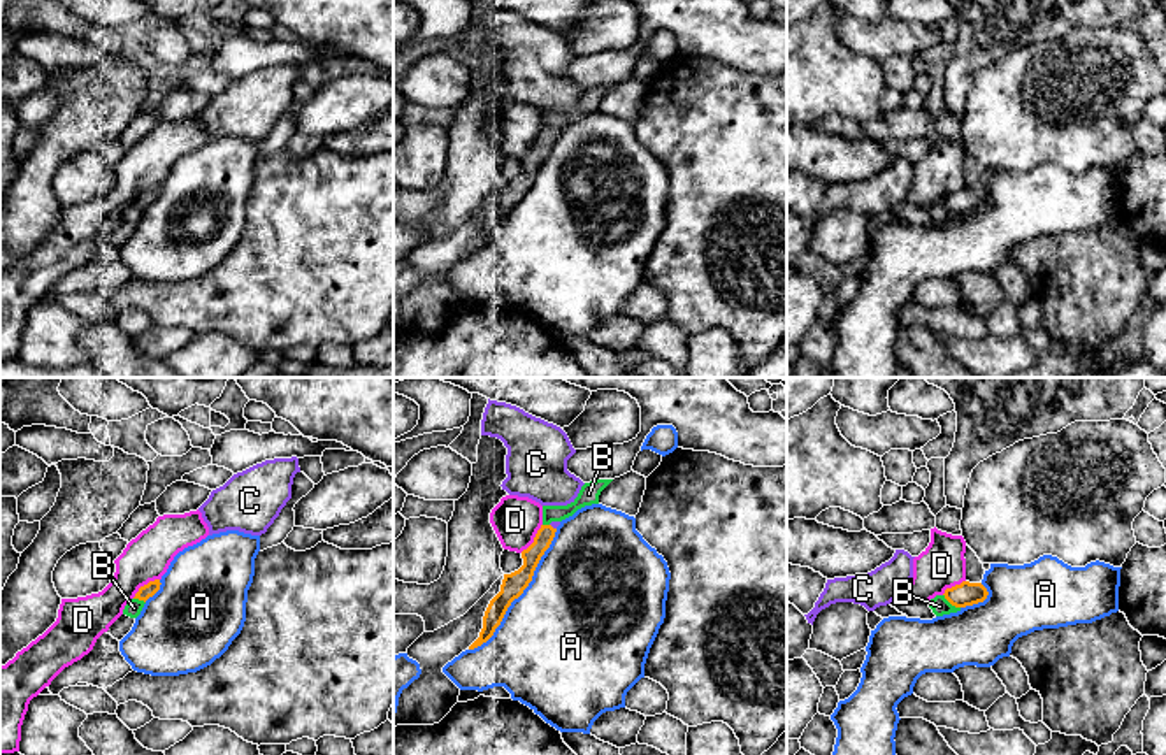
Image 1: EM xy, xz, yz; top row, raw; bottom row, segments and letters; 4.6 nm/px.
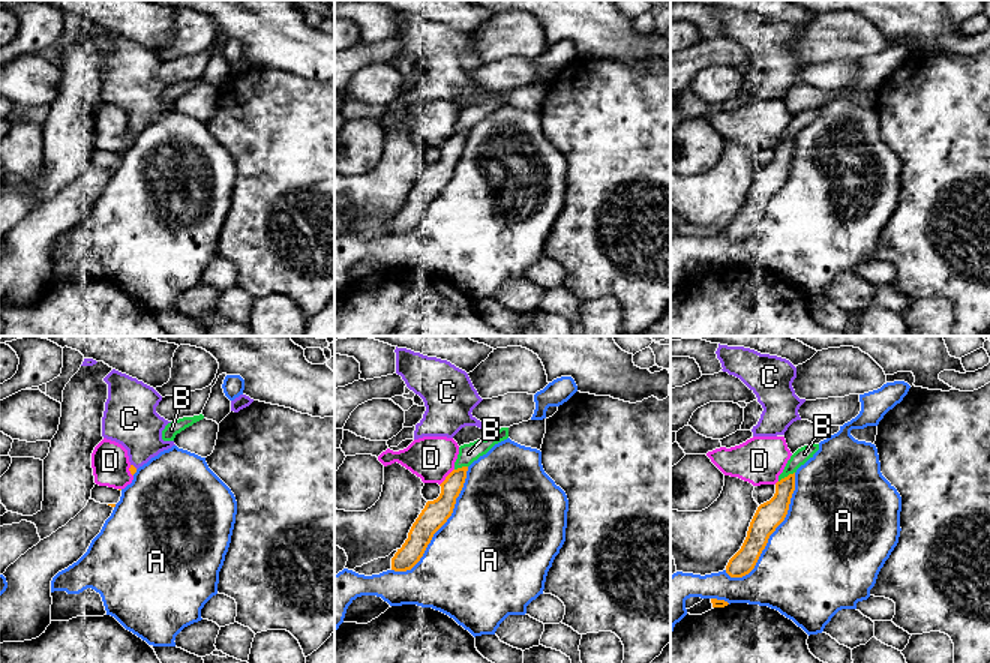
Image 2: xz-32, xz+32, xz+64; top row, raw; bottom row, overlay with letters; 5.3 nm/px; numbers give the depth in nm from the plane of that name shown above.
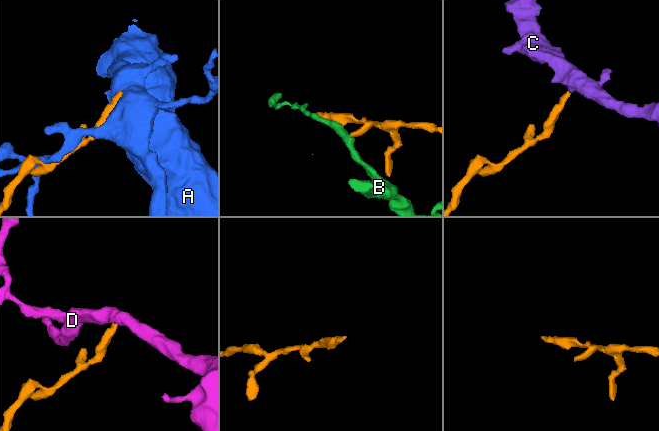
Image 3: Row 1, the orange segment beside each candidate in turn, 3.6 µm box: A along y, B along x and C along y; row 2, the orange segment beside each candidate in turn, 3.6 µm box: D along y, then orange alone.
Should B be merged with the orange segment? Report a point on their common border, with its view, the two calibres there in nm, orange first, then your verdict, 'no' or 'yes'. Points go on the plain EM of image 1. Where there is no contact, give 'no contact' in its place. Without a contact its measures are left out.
meets orange in yz at (950, 209); 110 nm thick on the orange side, 90 nm on the other; no

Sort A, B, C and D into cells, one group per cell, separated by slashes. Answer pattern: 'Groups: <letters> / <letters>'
Groups: A / B / C / D

